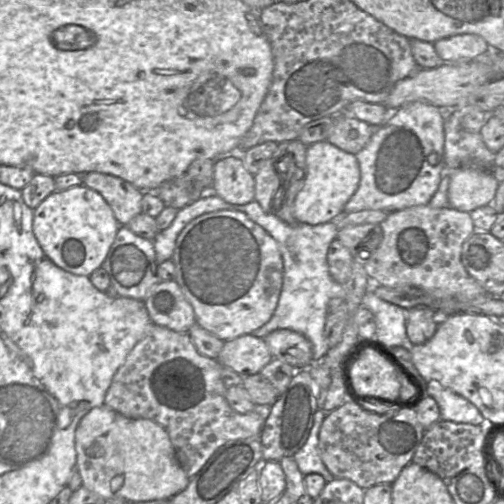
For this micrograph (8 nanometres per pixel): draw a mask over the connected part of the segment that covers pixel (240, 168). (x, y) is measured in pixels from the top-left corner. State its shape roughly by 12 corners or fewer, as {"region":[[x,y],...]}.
{"region":[[239,153],[215,159],[213,194],[231,205],[255,198]]}

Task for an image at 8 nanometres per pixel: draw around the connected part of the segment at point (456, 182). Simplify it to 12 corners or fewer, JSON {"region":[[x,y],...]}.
{"region":[[449,171],[448,205],[460,212],[491,205],[491,171]]}

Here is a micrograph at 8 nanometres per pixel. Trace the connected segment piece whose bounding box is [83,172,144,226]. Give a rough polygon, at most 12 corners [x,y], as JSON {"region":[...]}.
{"region":[[89,172],[123,226],[142,212],[144,191],[122,178]]}

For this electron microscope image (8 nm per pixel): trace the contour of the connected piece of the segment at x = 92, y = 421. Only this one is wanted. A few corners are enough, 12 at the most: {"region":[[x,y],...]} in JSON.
{"region":[[106,405],[80,420],[82,486],[171,499],[190,482],[164,427]]}

